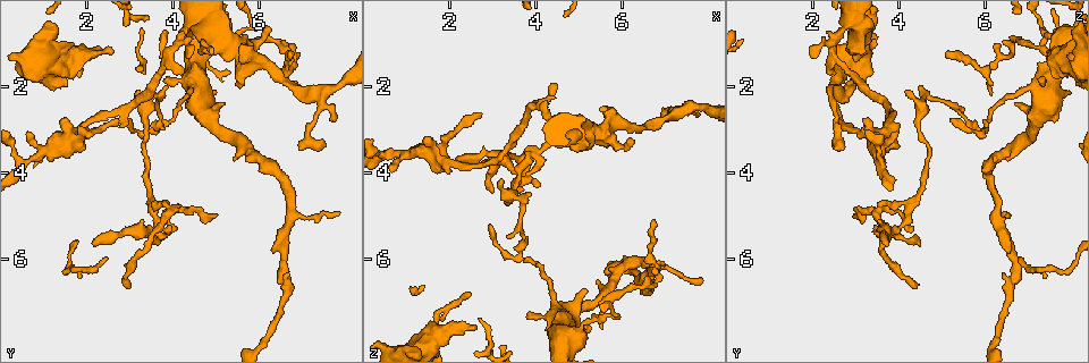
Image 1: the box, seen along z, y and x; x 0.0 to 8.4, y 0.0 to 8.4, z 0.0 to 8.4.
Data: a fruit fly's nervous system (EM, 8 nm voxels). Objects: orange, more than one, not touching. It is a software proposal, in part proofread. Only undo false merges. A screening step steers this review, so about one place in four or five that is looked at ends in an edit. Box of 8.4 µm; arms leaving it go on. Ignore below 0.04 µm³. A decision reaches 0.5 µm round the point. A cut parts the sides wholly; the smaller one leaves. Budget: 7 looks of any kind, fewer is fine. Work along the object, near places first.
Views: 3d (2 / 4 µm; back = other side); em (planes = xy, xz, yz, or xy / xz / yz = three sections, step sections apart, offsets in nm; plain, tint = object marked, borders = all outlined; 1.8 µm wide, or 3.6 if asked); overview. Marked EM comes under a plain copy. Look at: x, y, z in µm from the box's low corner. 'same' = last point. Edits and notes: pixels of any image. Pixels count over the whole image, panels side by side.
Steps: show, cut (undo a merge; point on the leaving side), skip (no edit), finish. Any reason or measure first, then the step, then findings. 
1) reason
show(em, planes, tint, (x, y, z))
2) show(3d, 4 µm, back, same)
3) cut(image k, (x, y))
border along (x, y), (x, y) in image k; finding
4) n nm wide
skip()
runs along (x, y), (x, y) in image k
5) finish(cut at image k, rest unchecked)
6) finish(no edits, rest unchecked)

sudden change in width
show(em, yz, step 8, tint, (4.25, 0.75, 2.60))

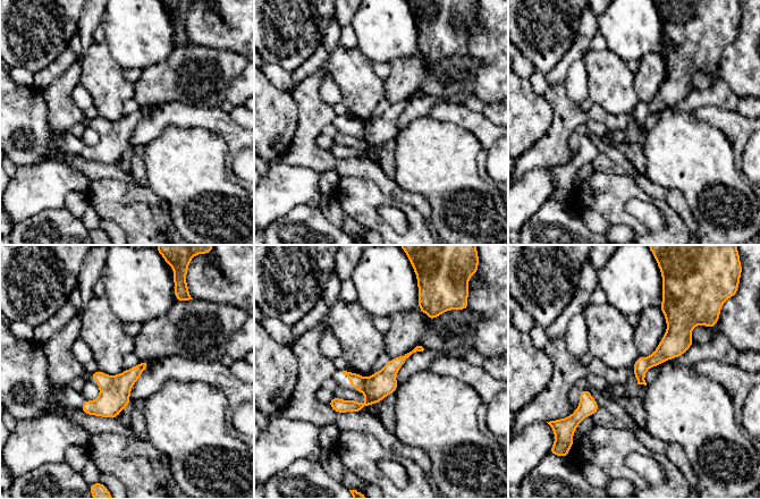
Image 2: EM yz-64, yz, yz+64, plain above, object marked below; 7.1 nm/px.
show(em, planes, borders, same)

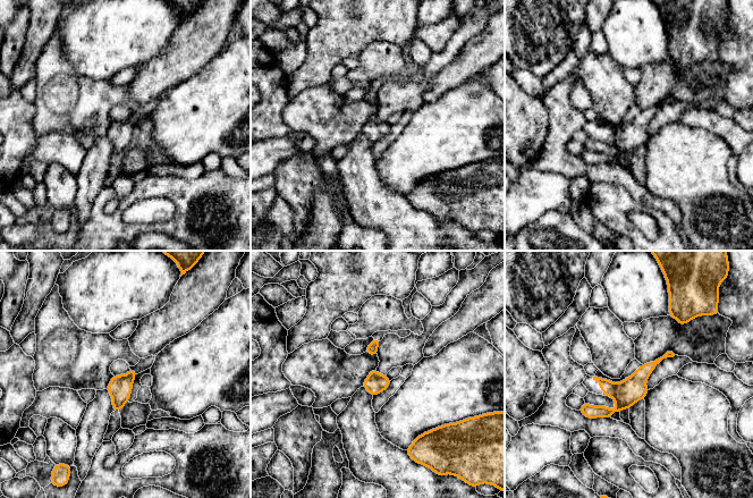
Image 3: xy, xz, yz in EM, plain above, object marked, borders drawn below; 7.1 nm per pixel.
skip()
runs along (669, 354), (614, 411), (583, 410) in image 3; all the same neuron

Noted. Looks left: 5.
abrupt turn
show(3d, 2 µm, (3.90, 4.85, 3.65))

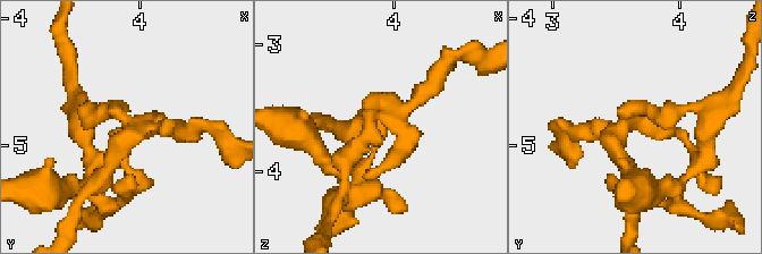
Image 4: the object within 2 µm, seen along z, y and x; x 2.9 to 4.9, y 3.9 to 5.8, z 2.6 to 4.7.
shape alone is not enough
show(em, yz, step 4, borders, (3.92, 4.76, 3.64))

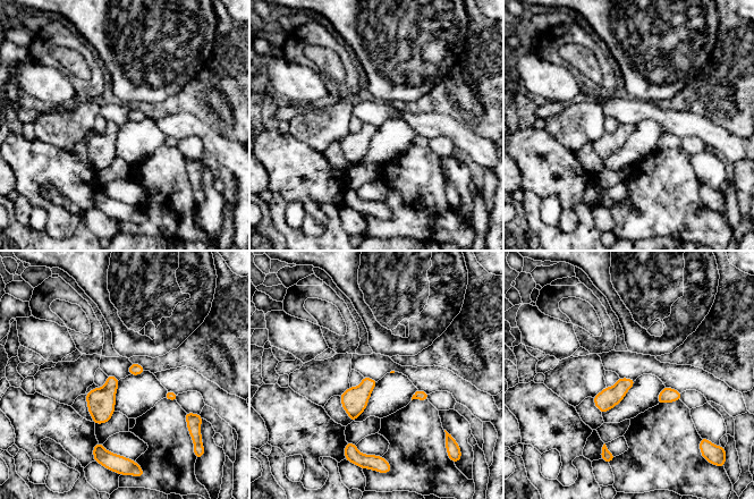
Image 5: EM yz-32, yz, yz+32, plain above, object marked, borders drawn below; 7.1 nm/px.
show(em, planes, borders, same)

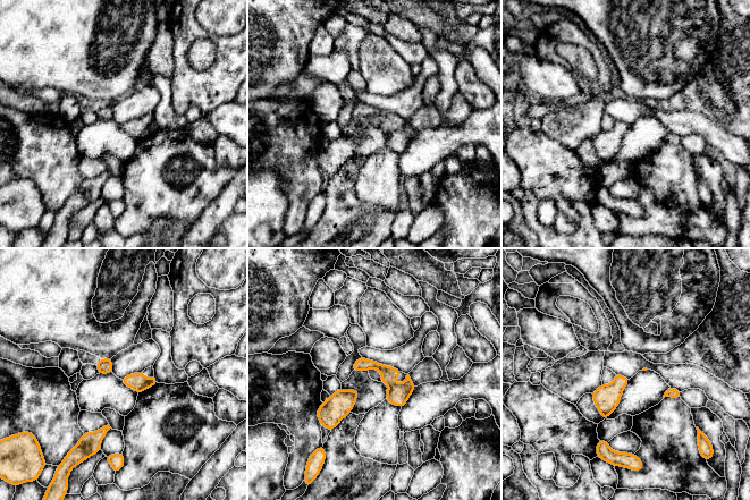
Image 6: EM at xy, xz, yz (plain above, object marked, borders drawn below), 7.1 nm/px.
120 nm wide
cut(image 6, (137, 381))
the part that leaves runs along (355, 367), (376, 365), (396, 374) in image 6; two neurons meet here

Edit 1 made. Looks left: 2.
show(overview)

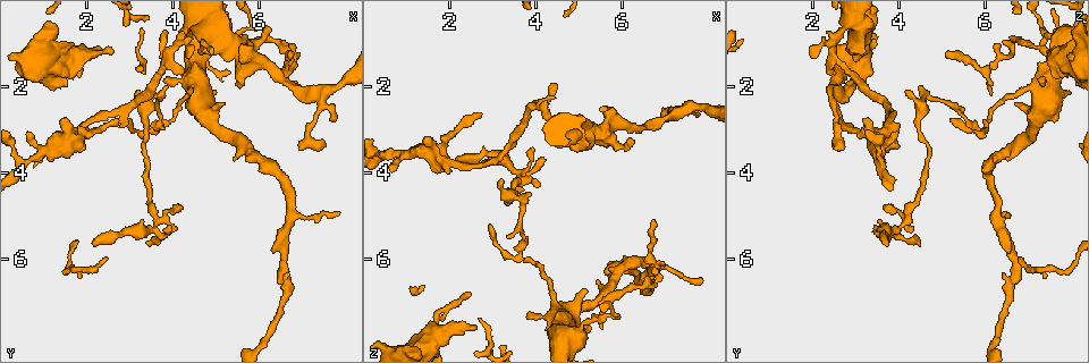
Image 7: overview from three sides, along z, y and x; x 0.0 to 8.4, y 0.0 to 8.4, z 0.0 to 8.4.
calibre changes
show(em, 3.6 µm, planes, borders, (1.80, 1.30, 7.80))

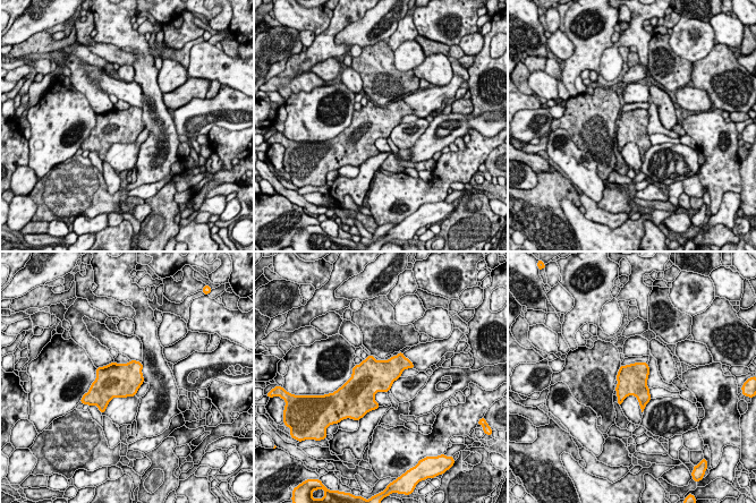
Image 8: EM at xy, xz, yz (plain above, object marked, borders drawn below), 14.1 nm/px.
skip()
all the same neuron

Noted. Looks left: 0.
finish(cut at image 6, rest unchecked)

